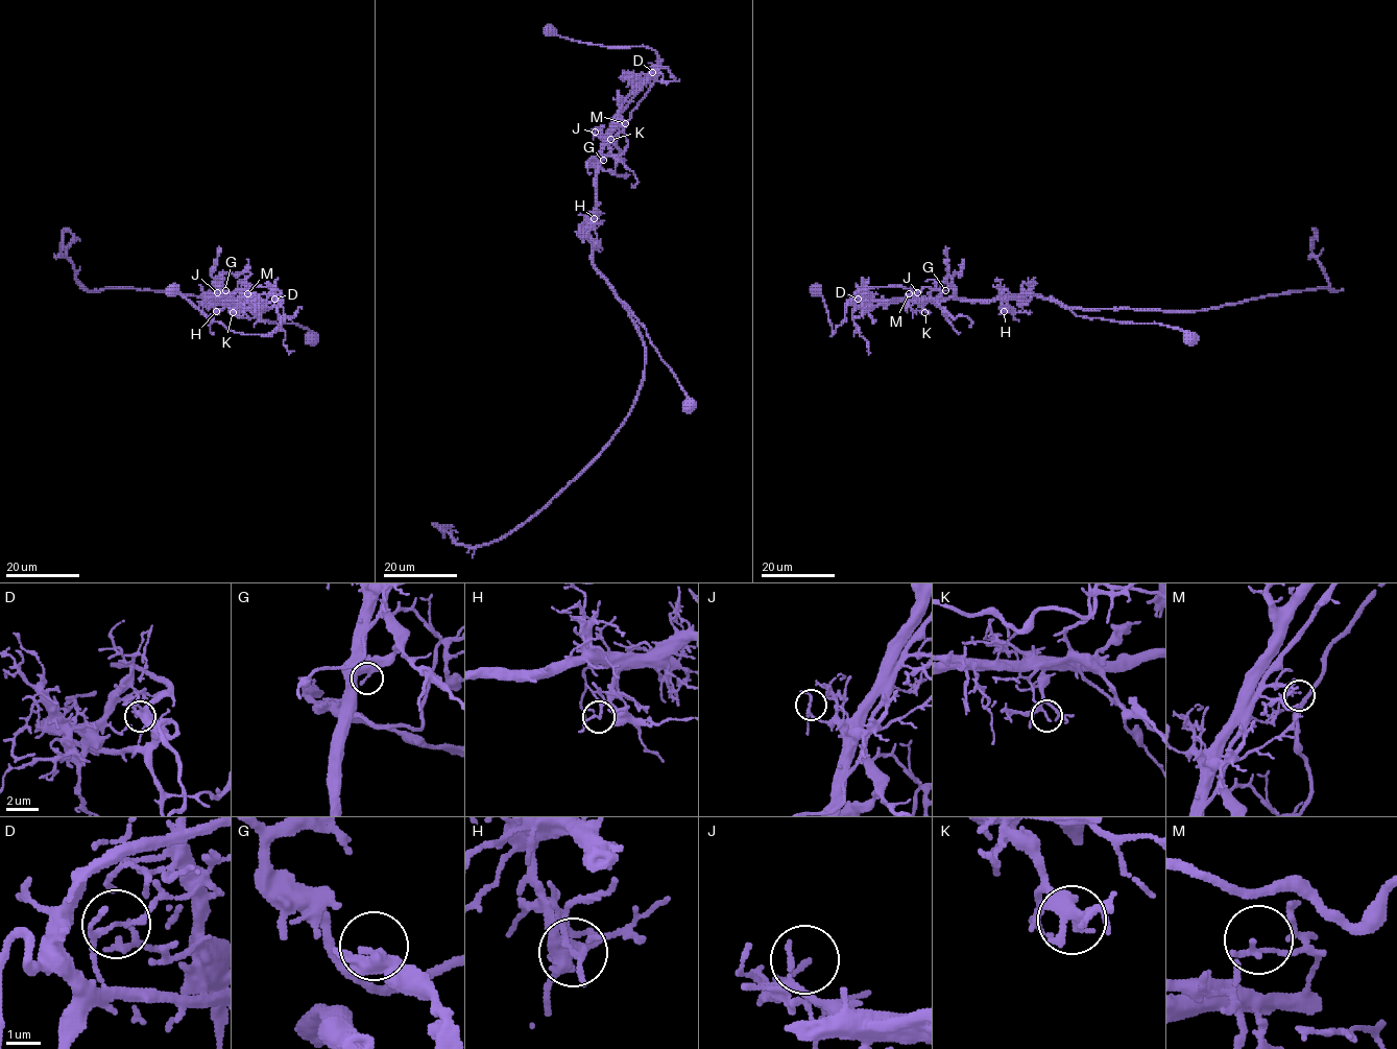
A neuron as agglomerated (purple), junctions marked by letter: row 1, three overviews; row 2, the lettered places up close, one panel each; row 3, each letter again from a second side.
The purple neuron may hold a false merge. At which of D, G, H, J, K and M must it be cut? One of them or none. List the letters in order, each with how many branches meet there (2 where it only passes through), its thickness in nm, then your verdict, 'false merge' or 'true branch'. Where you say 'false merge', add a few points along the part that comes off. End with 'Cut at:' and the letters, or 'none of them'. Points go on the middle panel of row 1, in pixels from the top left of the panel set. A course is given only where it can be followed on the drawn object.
D: 3 branches meet; 90 nm thick; false merge; foreign part runs (652, 72), (609, 135), (607, 143), (620, 150), (615, 171), (592, 166), (625, 176)
G: 3 branches meet; 240 nm thick; true branch
H: 4 branches meet; 130 nm thick; true branch
J: 2 branches meet; 110 nm thick; true branch
K: 3 branches meet; 240 nm thick; true branch
M: 2 branches meet; 100 nm thick; true branch
Cut at: D

